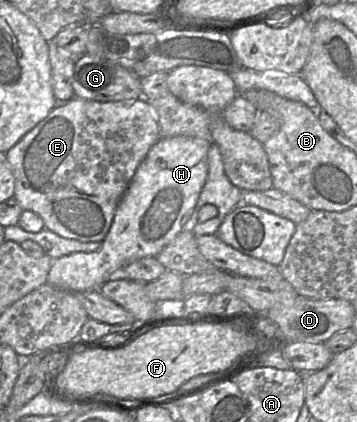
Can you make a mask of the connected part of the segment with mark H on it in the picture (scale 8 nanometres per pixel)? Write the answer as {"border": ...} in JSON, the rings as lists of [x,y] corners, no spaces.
{"border":[[[161,136],[149,149],[137,167],[128,187],[116,207],[112,224],[102,240],[102,246],[94,252],[76,252],[54,259],[47,276],[47,283],[72,292],[82,292],[99,287],[110,280],[111,274],[126,264],[157,254],[170,243],[190,217],[197,203],[208,174],[208,150],[211,140],[191,136]]]}

